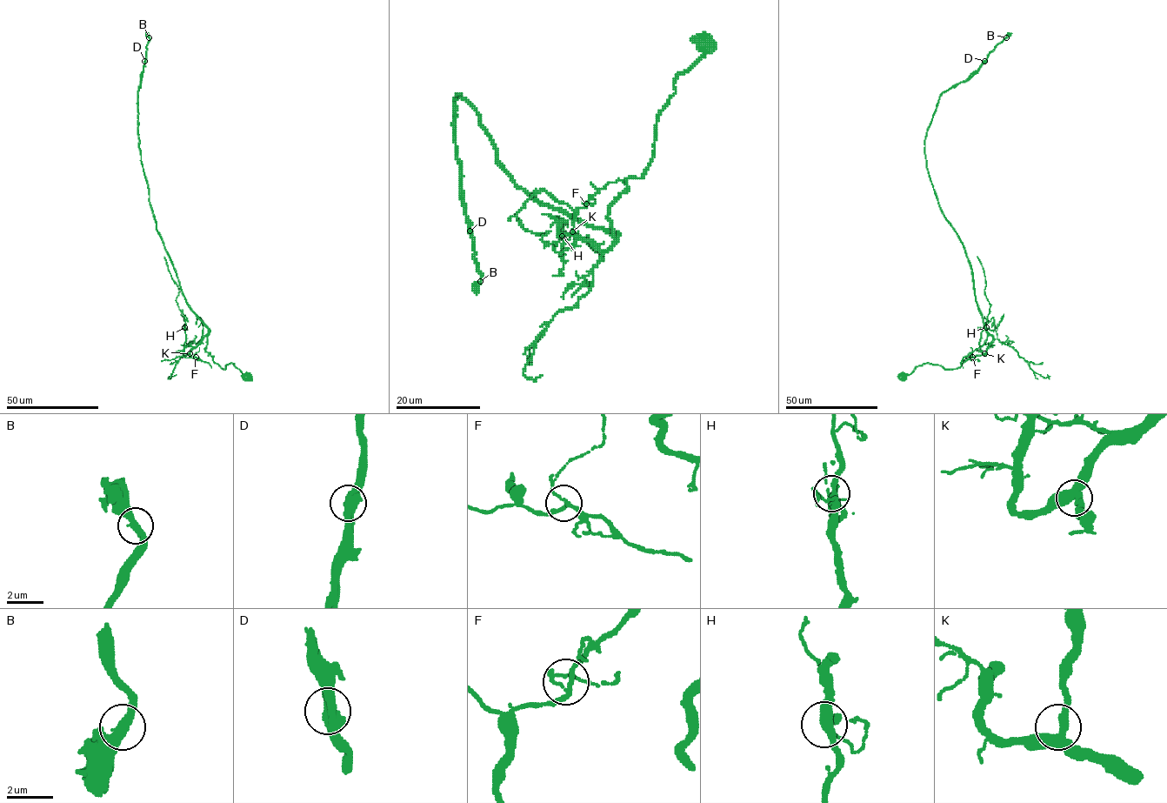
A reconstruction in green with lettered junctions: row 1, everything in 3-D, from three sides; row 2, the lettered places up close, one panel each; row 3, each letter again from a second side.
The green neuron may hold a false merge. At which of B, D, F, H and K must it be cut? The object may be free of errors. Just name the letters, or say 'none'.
D

